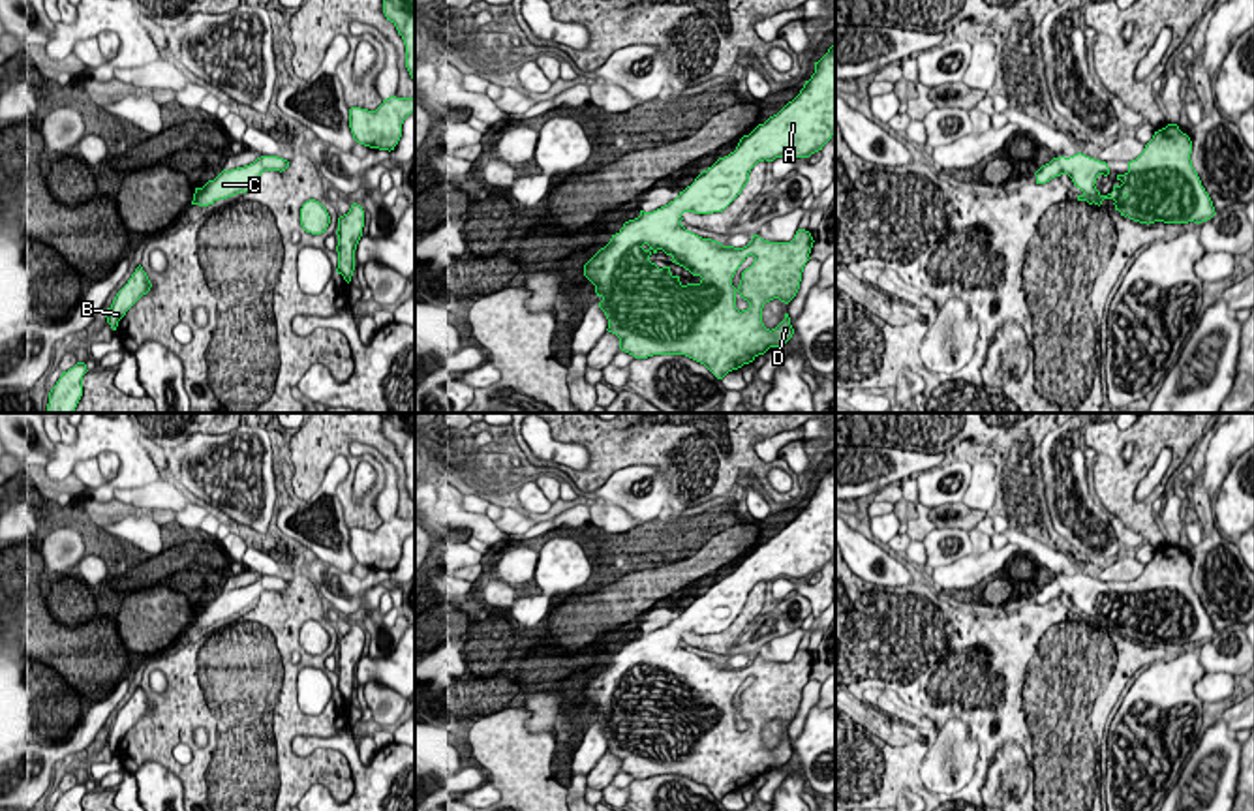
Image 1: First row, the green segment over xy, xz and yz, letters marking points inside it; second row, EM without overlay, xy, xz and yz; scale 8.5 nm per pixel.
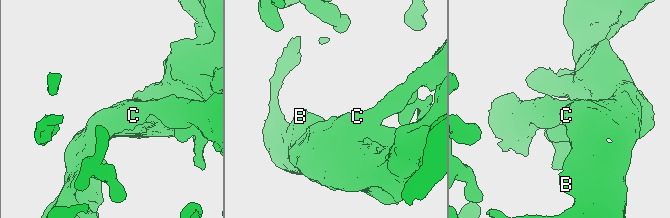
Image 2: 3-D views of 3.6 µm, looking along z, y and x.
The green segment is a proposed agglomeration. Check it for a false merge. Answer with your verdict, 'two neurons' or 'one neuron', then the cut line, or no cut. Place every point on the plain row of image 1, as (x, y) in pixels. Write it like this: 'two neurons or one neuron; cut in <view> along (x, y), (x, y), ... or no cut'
one neuron; no cut

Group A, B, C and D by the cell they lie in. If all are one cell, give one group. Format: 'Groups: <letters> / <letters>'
Groups: A B C D

